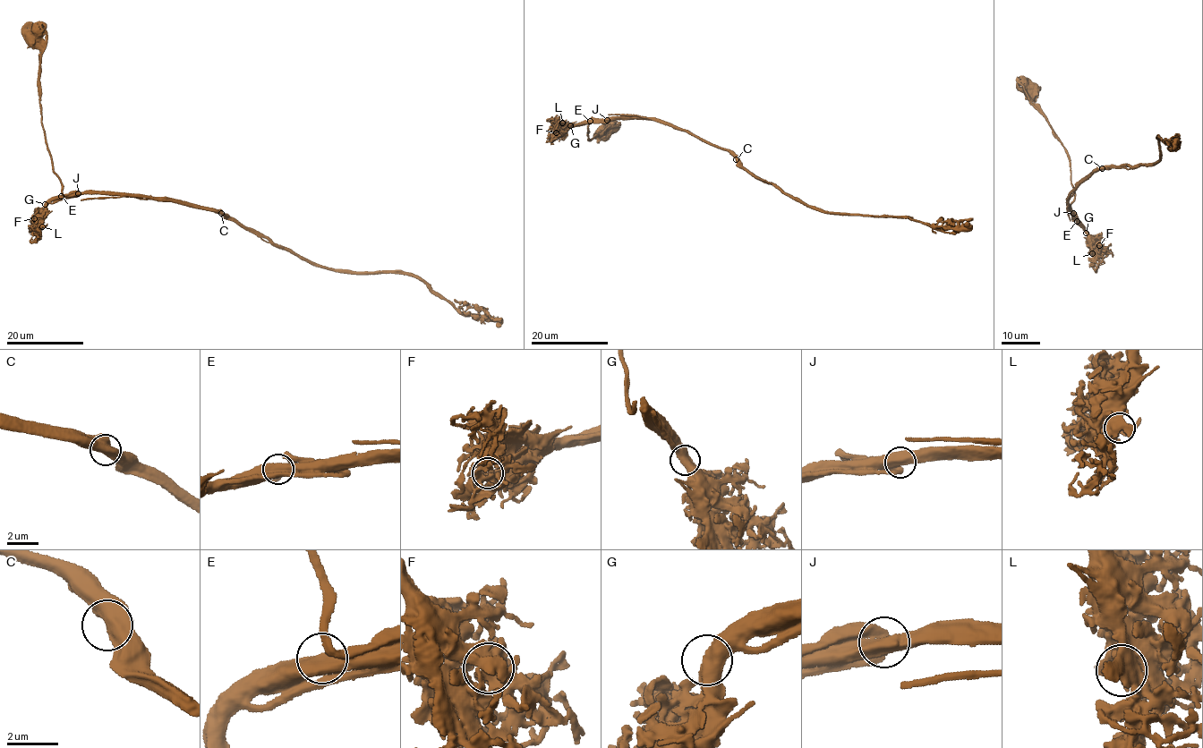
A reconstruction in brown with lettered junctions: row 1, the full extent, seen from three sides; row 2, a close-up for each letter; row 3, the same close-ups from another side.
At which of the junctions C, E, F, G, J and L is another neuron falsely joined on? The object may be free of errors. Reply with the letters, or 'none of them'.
C

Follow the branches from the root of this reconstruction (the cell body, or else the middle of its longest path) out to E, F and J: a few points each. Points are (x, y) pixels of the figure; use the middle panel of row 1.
E: (602, 134), (601, 131), (605, 128), (588, 139), (587, 127), (592, 118), (590, 121)
F: (602, 134), (601, 131), (605, 128), (588, 139), (587, 127), (592, 121), (591, 117), (589, 121), (556, 132)
J: (602, 134), (601, 131), (605, 128), (588, 139), (587, 127), (592, 121), (591, 117), (607, 120)

